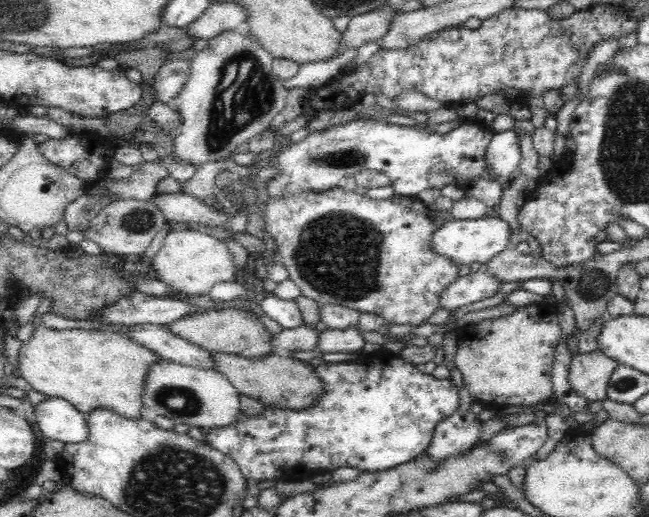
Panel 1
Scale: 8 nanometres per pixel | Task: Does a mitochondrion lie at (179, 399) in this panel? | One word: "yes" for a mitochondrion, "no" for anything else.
yes

